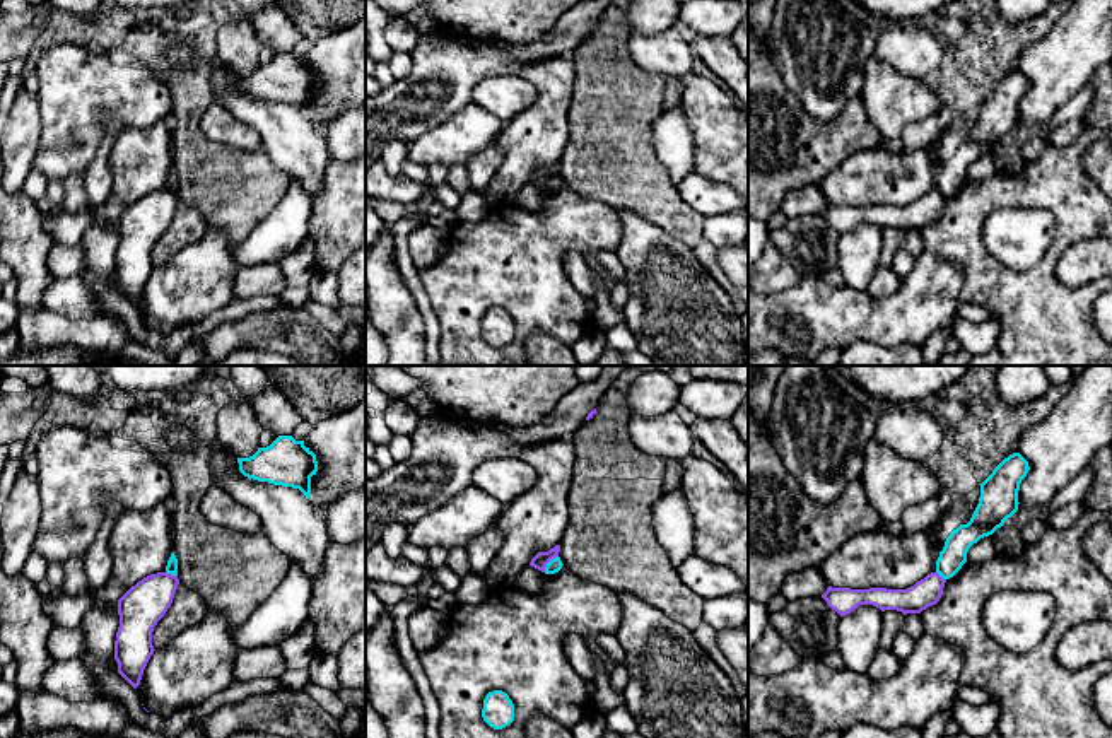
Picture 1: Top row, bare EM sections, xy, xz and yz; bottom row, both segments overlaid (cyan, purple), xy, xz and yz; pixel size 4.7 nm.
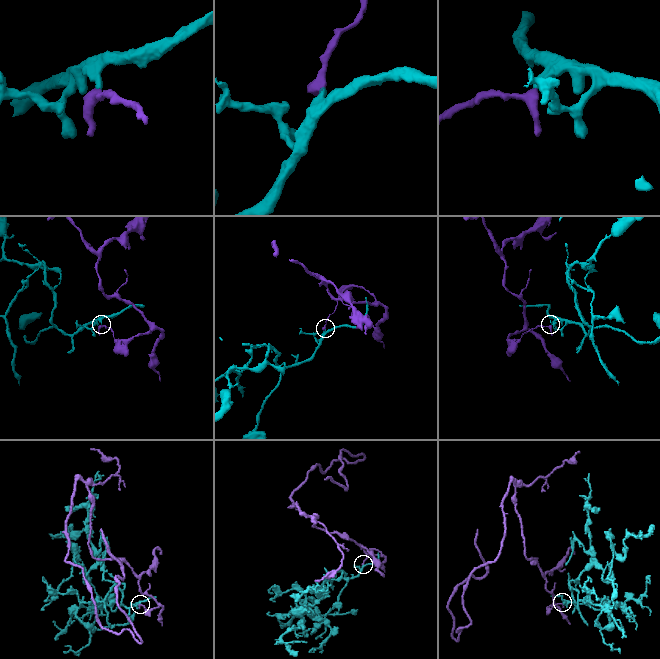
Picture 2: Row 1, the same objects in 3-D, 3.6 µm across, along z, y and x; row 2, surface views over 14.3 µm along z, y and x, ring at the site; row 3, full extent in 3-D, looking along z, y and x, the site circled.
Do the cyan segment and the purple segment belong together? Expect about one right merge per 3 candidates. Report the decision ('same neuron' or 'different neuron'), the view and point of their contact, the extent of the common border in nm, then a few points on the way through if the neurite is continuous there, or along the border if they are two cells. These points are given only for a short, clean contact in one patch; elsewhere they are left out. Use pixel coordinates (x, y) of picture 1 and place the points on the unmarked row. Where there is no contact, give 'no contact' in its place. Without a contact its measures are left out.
different neuron | xz (549, 180) | 100 nm | along xz (557, 173), (544, 188)

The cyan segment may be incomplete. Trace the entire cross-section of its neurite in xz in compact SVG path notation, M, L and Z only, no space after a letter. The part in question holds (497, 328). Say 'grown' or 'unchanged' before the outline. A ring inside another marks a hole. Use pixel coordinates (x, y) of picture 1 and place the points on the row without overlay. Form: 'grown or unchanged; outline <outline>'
unchanged; outline M502 308L489 309L483 316L482 335L490 345L502 347L514 338L514 321Z

